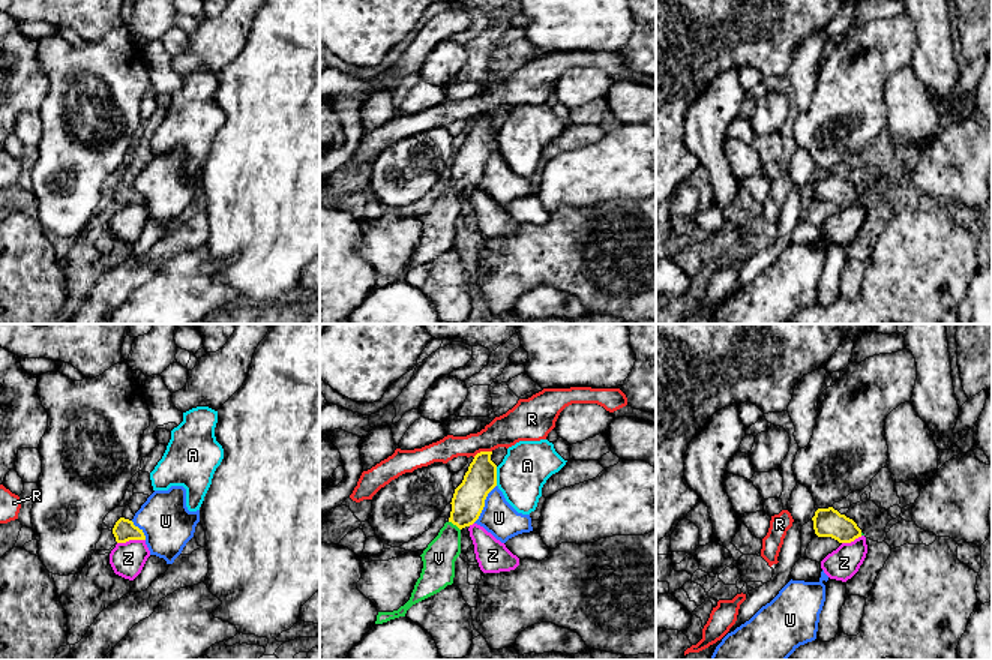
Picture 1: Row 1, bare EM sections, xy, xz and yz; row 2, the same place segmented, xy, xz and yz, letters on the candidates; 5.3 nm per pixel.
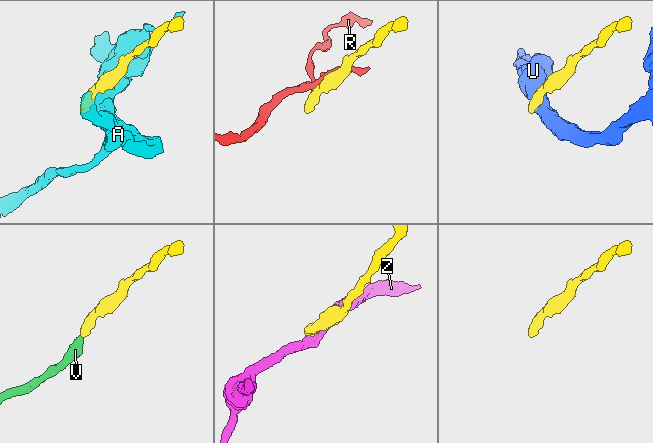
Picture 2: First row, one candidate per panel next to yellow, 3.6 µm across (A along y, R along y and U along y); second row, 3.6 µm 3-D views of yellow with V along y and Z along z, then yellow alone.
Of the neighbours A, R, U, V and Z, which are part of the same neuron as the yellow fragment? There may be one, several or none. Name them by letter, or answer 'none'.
V

